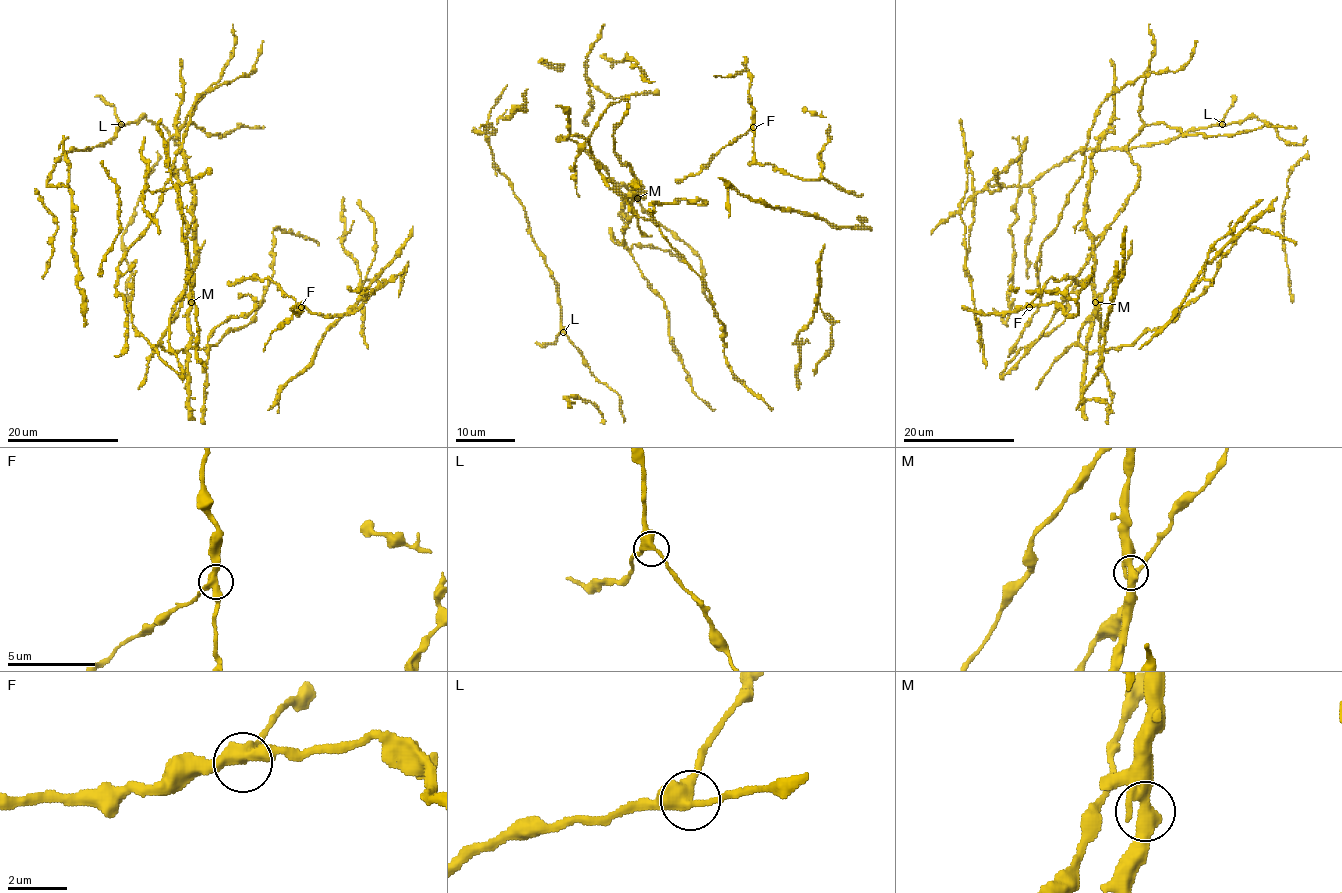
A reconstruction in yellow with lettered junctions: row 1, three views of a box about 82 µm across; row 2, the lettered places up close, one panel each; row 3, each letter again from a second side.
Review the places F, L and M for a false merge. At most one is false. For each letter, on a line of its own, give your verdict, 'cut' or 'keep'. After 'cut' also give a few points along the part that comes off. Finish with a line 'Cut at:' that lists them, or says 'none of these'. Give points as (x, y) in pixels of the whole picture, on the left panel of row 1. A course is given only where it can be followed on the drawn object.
F: keep
L: keep
M: keep
Cut at: none of these

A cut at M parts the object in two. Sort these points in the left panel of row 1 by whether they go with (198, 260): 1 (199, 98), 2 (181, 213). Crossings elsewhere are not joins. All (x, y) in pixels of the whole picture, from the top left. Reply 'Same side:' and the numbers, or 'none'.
Same side: none

